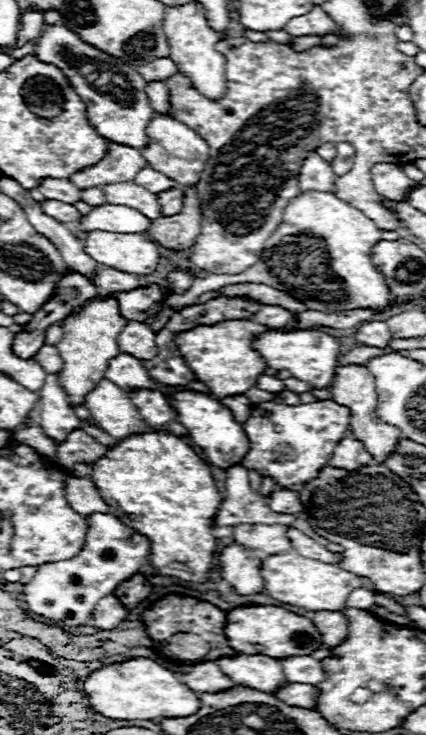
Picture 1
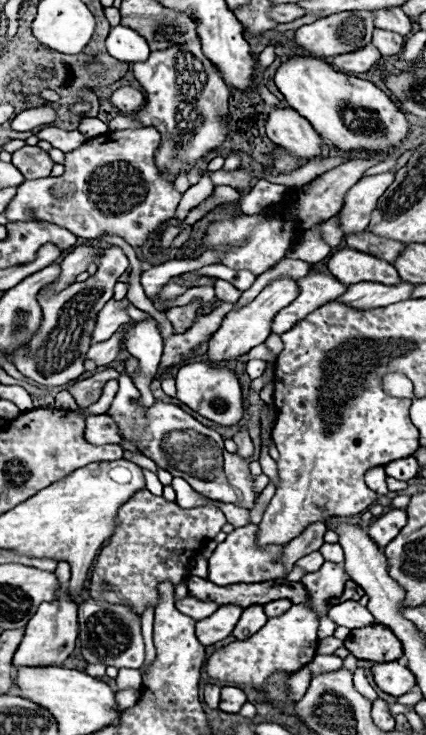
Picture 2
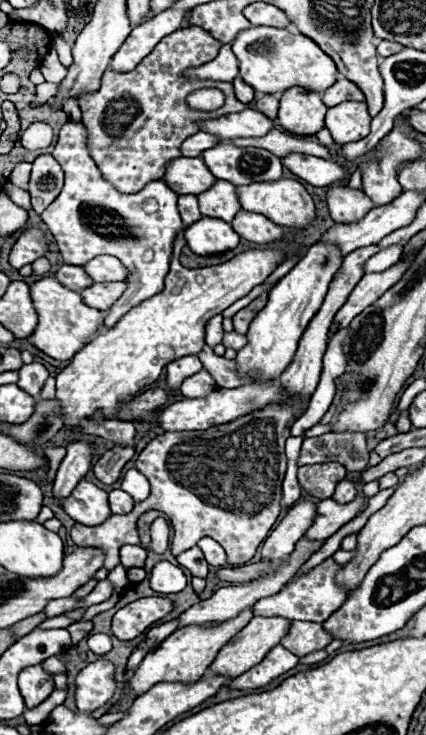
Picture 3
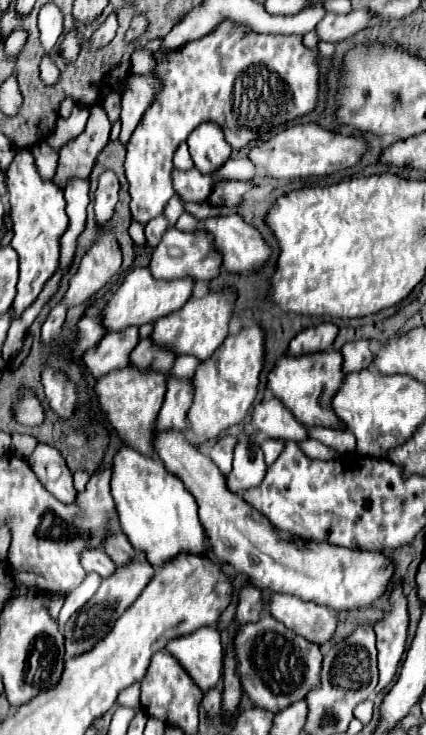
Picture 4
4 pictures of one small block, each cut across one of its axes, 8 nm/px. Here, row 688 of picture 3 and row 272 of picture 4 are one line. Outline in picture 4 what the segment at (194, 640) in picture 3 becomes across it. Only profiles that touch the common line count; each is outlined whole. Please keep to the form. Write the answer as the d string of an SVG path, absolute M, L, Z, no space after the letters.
M134 268L132 272L126 274L122 286L106 302L100 314L102 326L106 328L106 332L120 332L128 326L142 326L148 322L156 322L158 318L180 310L188 302L192 294L192 286L194 284L190 278L172 280L172 282L156 282L156 278L148 274L148 268Z

